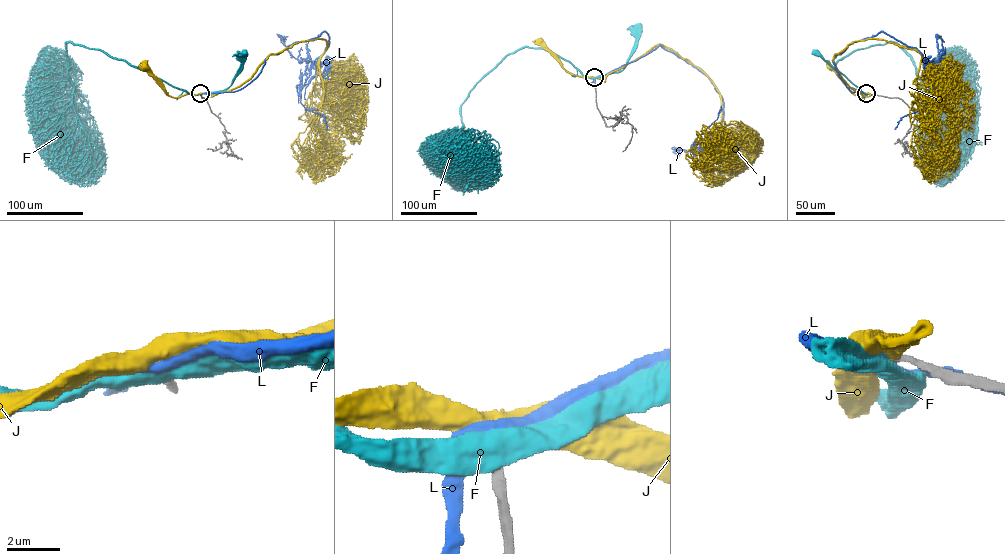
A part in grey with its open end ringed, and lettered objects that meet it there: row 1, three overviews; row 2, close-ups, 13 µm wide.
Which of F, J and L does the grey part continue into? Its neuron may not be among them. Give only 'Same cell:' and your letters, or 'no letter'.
Same cell: no letter

